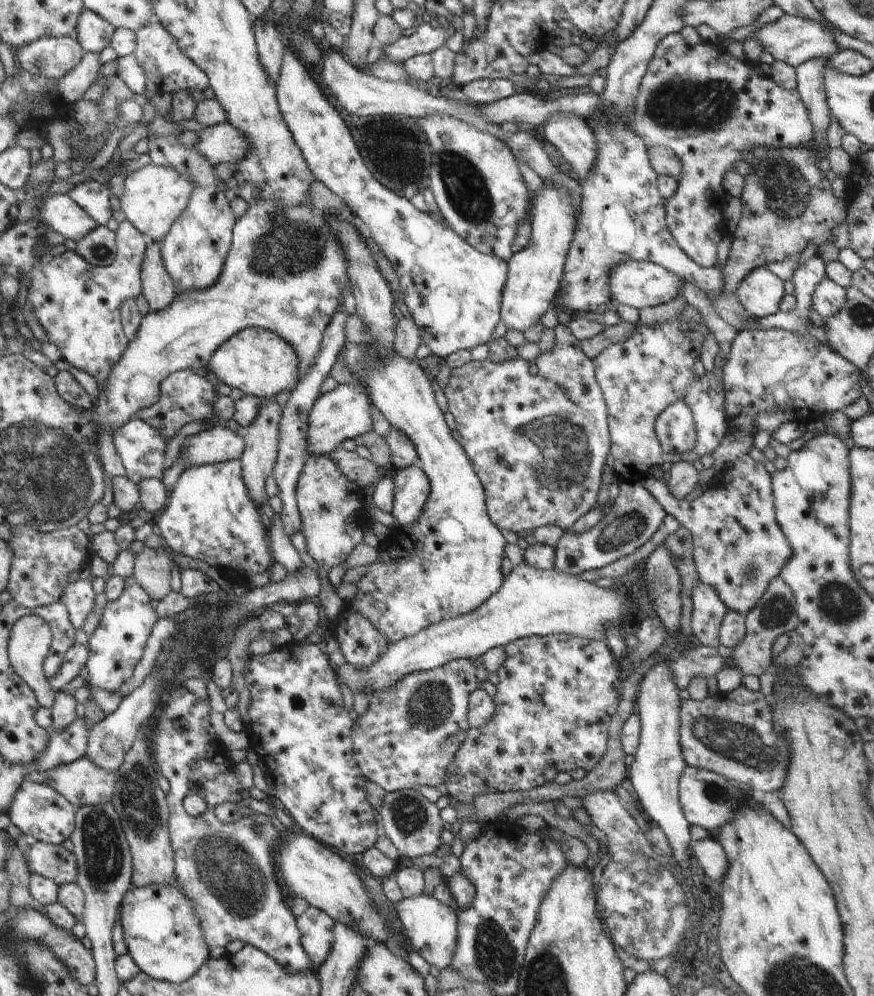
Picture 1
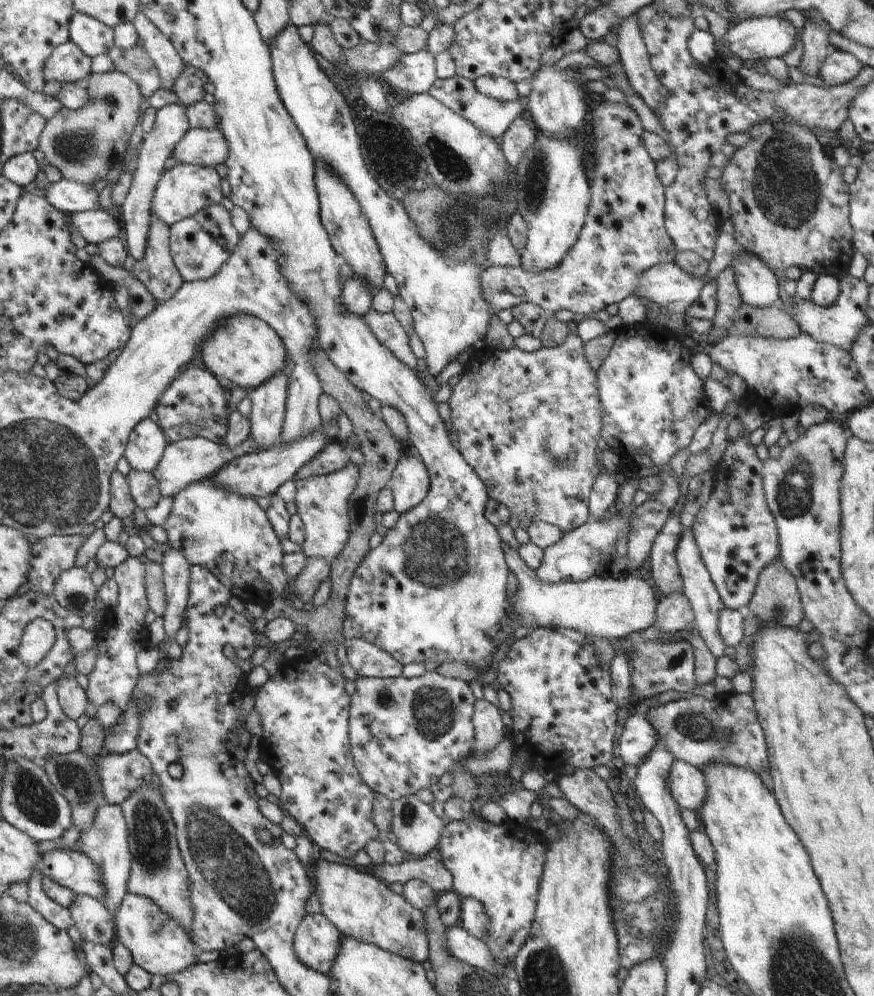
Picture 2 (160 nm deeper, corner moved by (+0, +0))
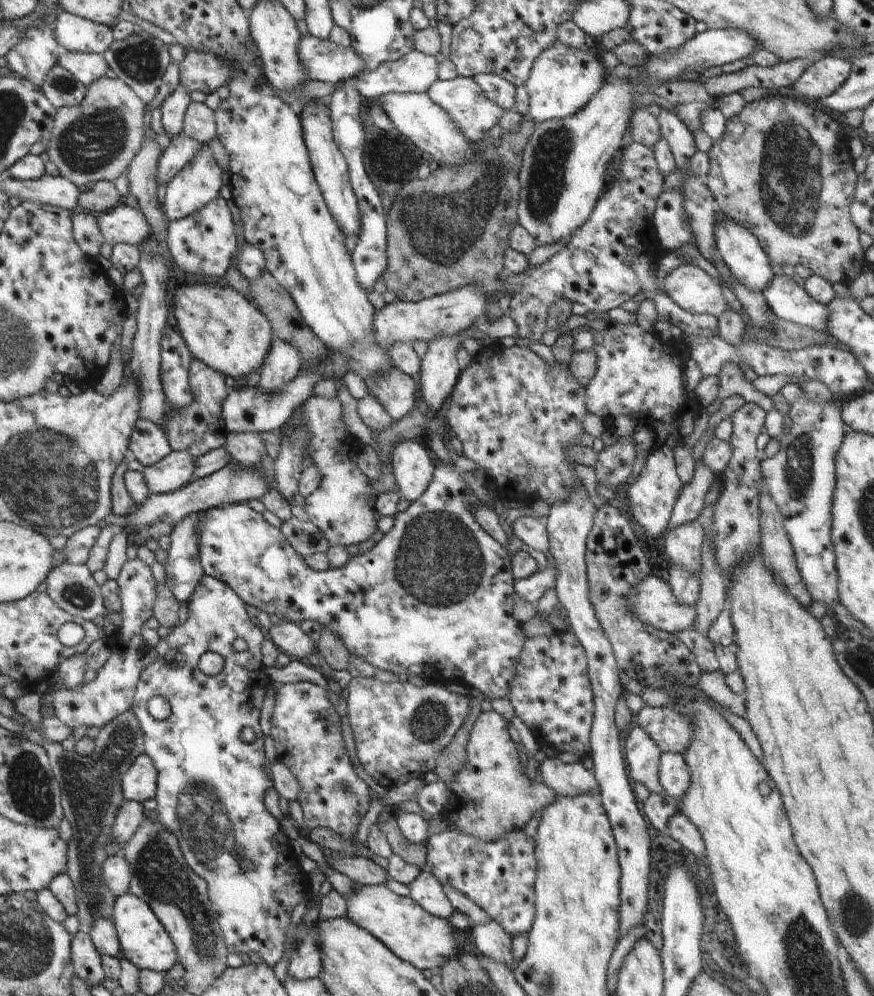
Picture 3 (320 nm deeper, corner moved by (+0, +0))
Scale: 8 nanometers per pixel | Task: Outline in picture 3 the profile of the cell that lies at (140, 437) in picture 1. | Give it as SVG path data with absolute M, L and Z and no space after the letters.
M139 419L134 424L129 443L129 455L144 468L157 464L172 453L163 428L150 420Z

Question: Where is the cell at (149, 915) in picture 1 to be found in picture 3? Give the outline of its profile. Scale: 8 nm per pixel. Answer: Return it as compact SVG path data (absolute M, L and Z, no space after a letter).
M126 893L115 901L112 917L120 944L121 956L132 962L138 969L149 969L164 973L178 963L174 940L166 932L152 908L134 894Z

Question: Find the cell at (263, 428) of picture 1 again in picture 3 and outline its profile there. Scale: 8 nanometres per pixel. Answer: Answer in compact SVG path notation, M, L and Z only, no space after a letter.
M274 337L266 362L262 364L257 387L264 393L280 392L292 378L296 378L301 365L298 350L292 344Z

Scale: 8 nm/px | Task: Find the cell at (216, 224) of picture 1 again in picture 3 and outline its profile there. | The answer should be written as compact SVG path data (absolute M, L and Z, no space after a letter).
M221 197L206 204L205 208L192 216L169 221L168 234L166 234L166 242L174 265L178 265L186 274L212 278L226 275L232 264L232 257L239 252L240 241L236 236L228 202Z

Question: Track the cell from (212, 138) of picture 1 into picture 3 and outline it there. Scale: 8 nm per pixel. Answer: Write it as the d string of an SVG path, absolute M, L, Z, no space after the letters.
M184 134L172 138L168 148L163 149L159 159L157 184L166 184L178 175L186 164L190 164L194 160L194 156L198 156L198 152L202 152L202 144L196 142L192 138L188 138Z

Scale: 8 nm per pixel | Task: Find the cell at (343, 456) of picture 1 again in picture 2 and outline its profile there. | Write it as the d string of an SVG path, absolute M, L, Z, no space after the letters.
M329 442L328 446L308 464L300 468L299 473L294 477L295 482L305 480L310 476L321 476L338 472L350 462L349 451L343 449L340 442Z

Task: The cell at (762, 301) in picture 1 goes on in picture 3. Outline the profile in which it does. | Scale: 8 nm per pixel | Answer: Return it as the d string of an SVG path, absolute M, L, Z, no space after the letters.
M725 217L720 225L715 226L715 242L717 252L722 258L722 262L728 266L728 270L732 272L734 278L738 278L738 282L746 288L750 288L750 292L764 292L764 288L770 284L770 280L774 278L770 265L770 258L762 250L758 240L744 226L740 226L736 220Z

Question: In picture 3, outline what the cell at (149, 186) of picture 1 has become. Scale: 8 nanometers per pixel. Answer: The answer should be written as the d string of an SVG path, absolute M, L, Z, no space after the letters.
M202 145L202 152L198 152L198 156L194 156L194 160L190 164L186 164L186 167L182 168L166 186L164 210L168 220L174 221L192 216L205 208L206 204L219 198L220 190L224 186L222 173L212 150L207 145Z

